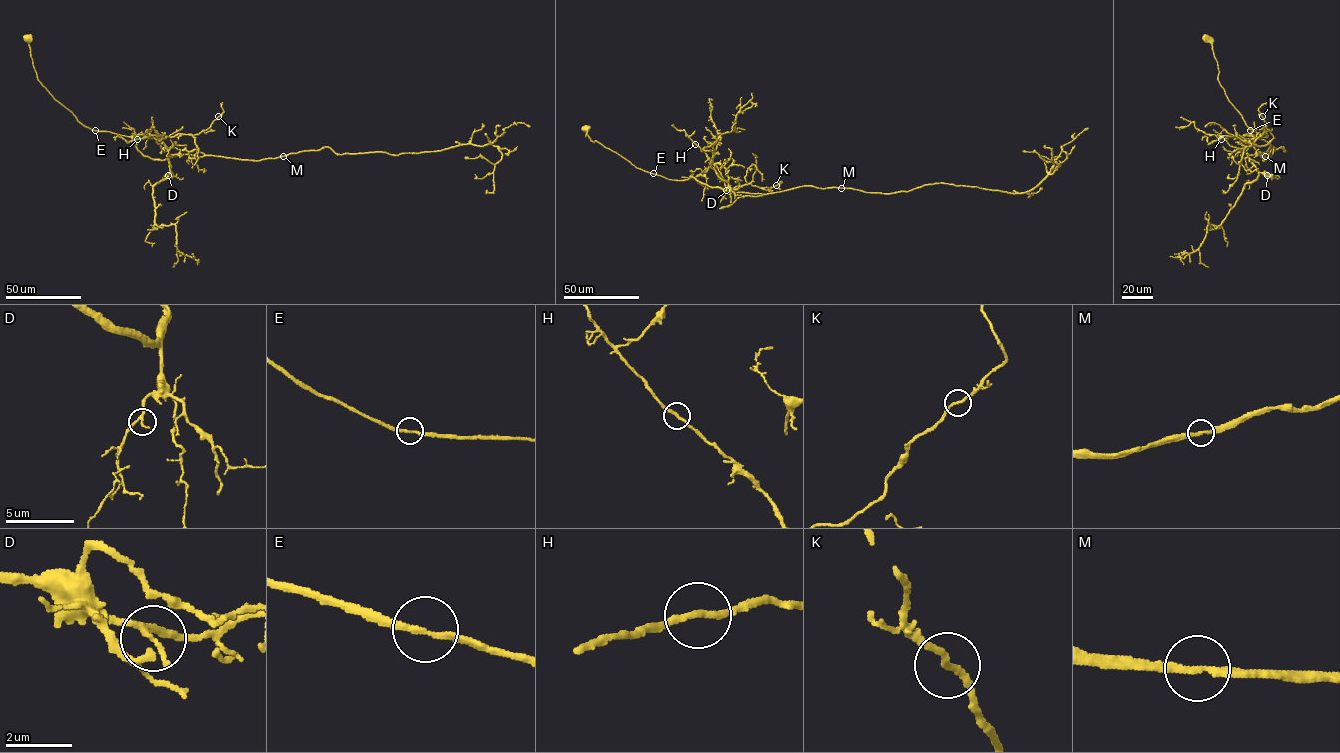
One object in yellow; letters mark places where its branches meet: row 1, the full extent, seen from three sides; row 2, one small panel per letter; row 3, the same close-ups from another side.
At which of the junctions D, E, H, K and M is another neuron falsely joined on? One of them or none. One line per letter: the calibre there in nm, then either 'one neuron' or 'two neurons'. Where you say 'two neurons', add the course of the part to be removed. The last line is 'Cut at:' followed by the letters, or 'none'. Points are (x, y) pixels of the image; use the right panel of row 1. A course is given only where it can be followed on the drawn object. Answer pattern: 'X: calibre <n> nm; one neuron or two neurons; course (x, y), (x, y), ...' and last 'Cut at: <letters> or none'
D: calibre 190 nm; one neuron
E: calibre 180 nm; one neuron
H: calibre 190 nm; one neuron
K: calibre 170 nm; one neuron
M: calibre 200 nm; one neuron
Cut at: none

